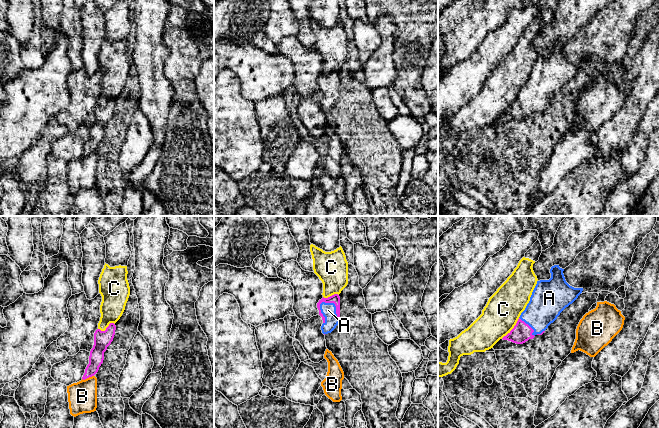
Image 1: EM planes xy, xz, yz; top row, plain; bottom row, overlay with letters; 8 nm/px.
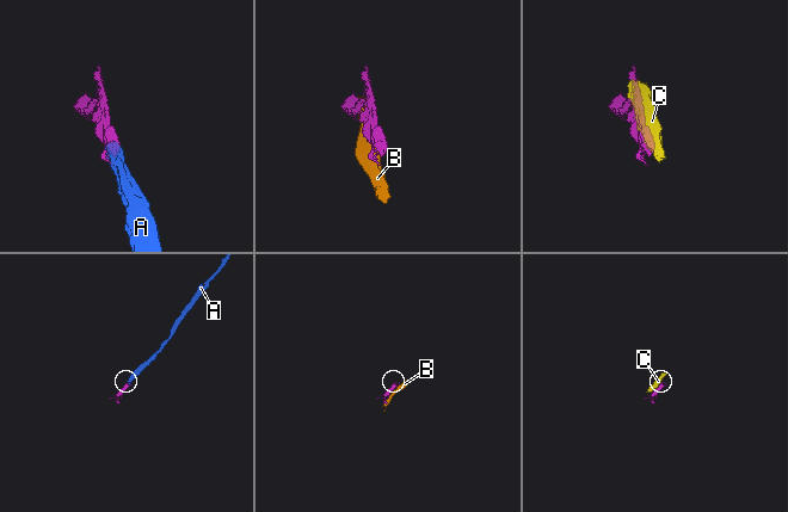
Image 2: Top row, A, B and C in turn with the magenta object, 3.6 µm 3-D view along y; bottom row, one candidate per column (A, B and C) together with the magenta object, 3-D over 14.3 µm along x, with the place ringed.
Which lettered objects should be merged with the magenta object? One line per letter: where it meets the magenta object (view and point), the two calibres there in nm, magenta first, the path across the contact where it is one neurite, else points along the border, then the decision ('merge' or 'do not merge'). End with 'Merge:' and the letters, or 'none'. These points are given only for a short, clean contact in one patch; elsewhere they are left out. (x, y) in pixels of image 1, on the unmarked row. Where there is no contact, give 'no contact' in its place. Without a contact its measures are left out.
A: contact xz (319, 83); calibres 70 and 120 nm; merge
B: contact xy (87, 153); calibres 120 and 240 nm; do not merge
C: contact yz (512, 105); calibres 160 and 280 nm; do not merge
Merge: A

